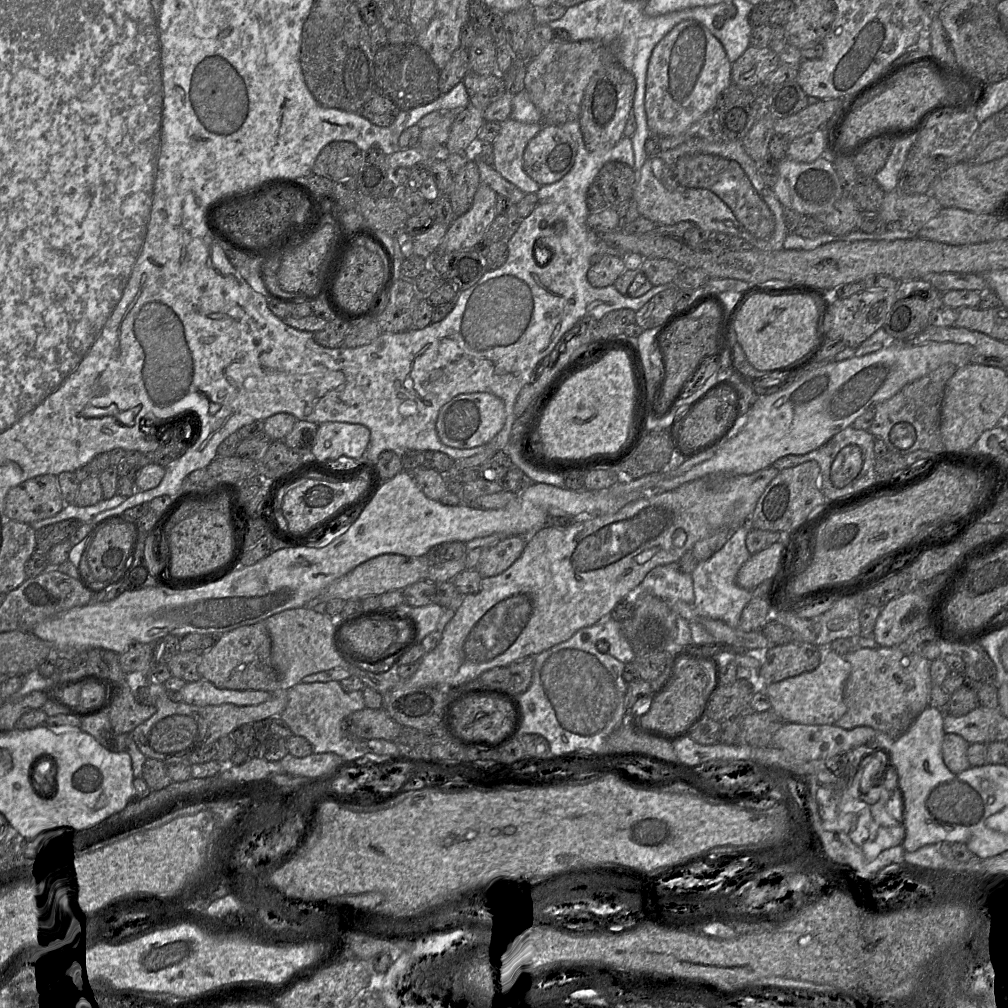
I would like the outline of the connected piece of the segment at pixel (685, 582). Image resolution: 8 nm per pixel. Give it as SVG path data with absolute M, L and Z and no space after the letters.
M678 562L652 569L633 594L636 600L644 594L653 594L665 601L683 601L694 604L692 575L681 572Z

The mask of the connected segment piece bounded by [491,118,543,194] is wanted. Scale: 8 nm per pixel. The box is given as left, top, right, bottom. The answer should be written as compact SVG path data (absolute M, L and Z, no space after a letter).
M511 118L500 123L500 131L492 142L492 167L524 194L536 194L540 185L523 169L523 153L529 141L541 130L541 123L523 123Z

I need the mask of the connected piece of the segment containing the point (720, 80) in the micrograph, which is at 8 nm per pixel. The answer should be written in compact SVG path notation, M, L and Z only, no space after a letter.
M687 19L674 26L655 46L648 63L645 111L650 134L678 135L706 112L714 109L719 94L731 84L731 65L723 45L705 25Z

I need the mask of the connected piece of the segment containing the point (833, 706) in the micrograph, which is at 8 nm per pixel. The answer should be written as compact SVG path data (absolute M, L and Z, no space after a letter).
M829 646L826 651L820 648L820 664L814 670L772 683L759 691L768 696L772 710L786 722L806 725L834 724L847 711L843 690L850 672L850 663Z

